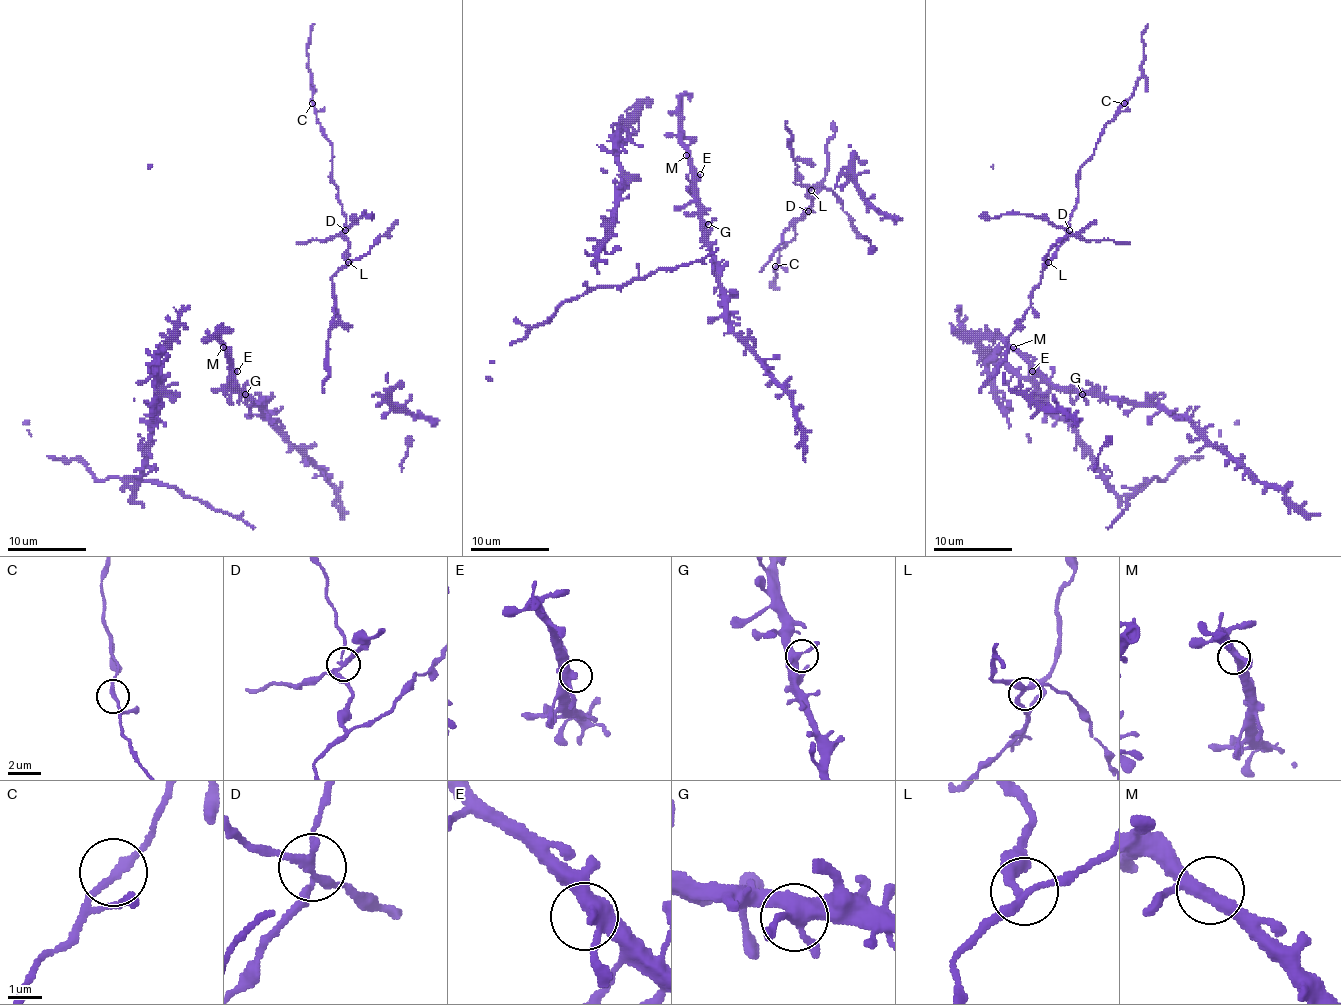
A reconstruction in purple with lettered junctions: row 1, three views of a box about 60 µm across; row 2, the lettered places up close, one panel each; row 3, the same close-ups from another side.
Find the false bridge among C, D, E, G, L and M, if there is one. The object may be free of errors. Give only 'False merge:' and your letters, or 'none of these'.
False merge: D

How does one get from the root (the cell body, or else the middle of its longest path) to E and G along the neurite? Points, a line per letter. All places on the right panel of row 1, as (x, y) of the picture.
E: (1011, 349), (1032, 371)
G: (1011, 349), (1017, 349), (1054, 385), (1076, 388), (1082, 394)

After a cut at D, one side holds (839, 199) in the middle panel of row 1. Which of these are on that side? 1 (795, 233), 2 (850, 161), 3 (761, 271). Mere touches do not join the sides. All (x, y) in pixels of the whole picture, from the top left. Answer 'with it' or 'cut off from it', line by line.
1: with it
2: with it
3: cut off from it

